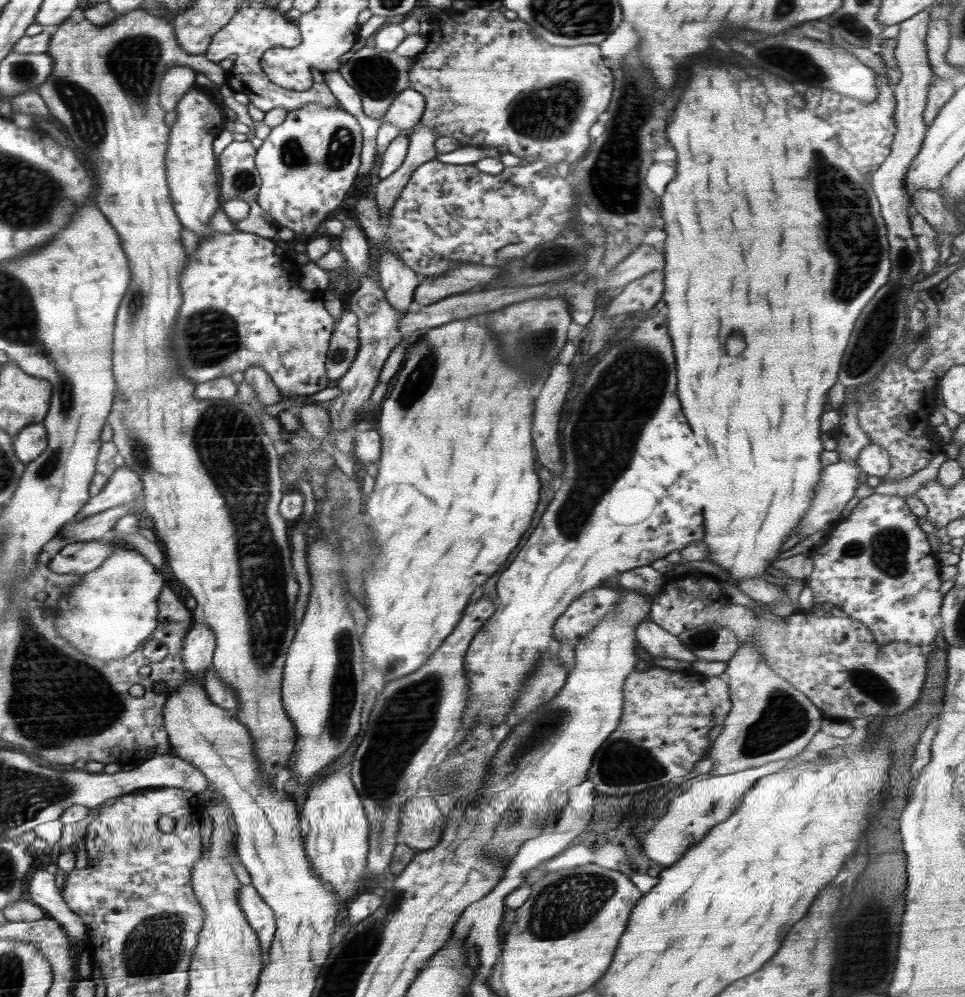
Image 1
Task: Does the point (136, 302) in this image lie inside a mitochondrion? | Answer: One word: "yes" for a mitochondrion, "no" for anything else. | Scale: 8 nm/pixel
yes

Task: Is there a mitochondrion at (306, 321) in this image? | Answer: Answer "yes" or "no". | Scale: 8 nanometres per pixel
no

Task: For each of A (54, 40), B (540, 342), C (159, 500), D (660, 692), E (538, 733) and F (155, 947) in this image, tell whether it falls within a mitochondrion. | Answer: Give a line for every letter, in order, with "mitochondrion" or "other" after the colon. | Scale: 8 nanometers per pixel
A: other
B: mitochondrion
C: other
D: other
E: mitochondrion
F: mitochondrion

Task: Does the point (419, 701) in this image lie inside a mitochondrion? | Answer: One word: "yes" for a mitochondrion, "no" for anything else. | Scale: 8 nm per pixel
yes

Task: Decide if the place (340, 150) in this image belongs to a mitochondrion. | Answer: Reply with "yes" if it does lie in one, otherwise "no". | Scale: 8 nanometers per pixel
yes

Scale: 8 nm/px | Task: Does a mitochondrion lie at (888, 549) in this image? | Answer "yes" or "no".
yes

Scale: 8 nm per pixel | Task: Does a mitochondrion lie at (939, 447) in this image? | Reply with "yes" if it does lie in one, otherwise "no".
no

